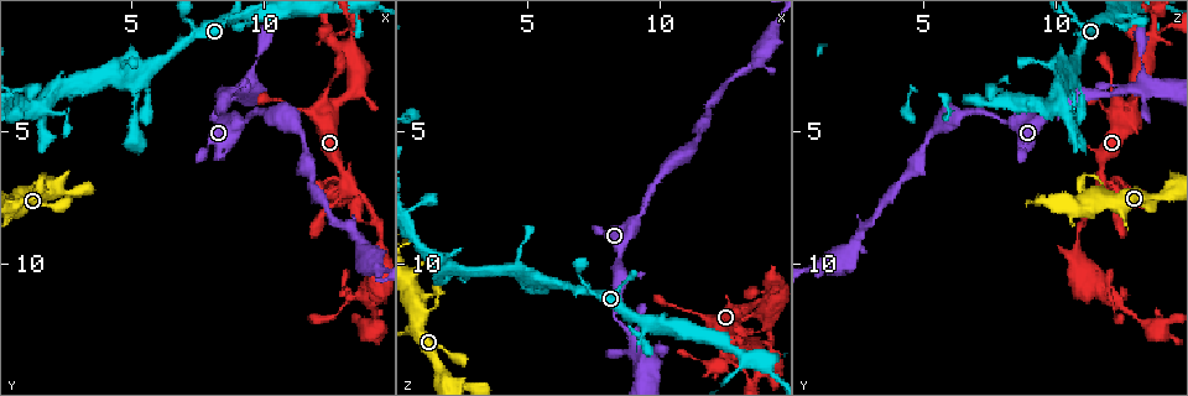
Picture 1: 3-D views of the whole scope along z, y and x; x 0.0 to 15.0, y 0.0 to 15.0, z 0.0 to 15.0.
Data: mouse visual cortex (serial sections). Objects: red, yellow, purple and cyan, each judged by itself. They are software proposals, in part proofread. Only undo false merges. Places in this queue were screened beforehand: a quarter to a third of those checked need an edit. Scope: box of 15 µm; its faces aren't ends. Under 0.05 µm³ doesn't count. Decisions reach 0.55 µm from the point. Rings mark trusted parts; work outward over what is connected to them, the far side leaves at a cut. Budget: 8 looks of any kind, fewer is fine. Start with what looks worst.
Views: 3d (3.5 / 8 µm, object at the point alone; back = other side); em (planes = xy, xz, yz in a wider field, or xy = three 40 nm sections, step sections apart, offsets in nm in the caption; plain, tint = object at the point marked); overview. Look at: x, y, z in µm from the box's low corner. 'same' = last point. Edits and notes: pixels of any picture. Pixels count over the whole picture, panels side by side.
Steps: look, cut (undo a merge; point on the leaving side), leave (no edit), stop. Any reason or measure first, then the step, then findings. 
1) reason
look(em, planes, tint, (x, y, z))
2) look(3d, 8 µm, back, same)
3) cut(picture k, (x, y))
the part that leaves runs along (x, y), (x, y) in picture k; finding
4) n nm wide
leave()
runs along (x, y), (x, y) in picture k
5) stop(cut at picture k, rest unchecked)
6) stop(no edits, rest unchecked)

thin neck
look(3d, 3.5 µm, (13.2, 7.0, 11.8))

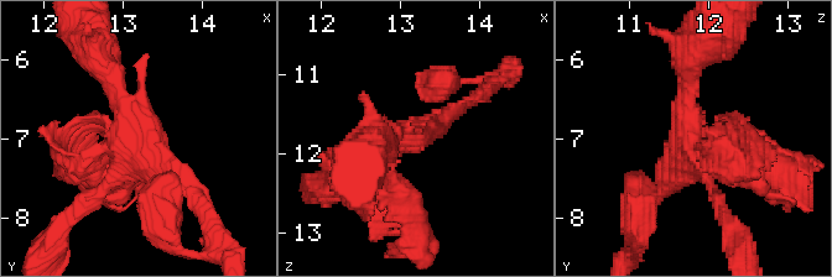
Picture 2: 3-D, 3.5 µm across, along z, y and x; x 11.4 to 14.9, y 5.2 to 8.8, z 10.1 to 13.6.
look(em, xy, step 2, tint, (13.20, 7.05, 11.75))

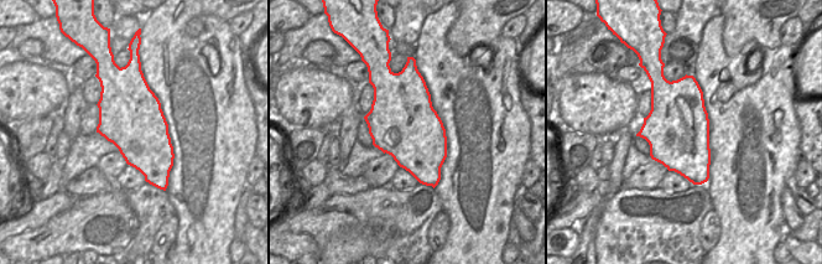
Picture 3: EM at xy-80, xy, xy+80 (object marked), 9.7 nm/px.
cut(picture 2, (81, 123))
the part that leaves runs along (703, 149), (736, 171), (764, 136) in picture 2; a second cell is stuck on

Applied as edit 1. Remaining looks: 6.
look(overview)

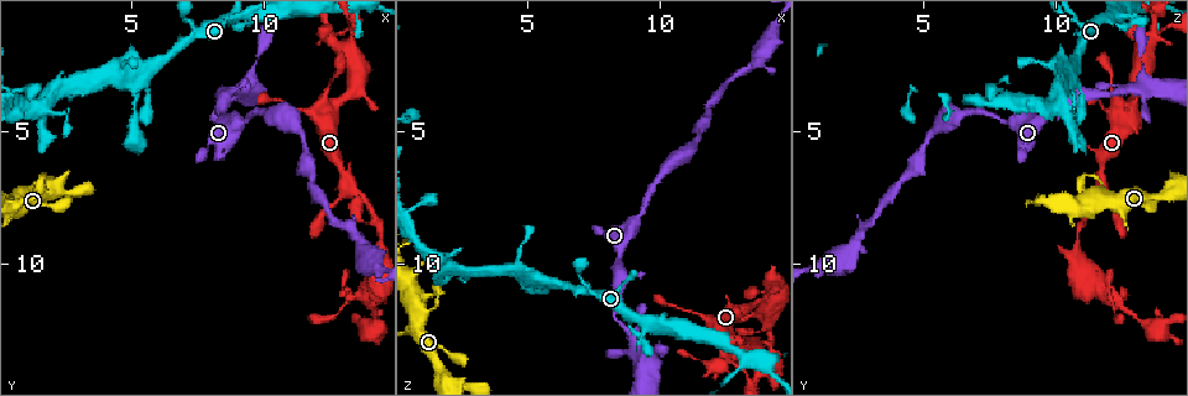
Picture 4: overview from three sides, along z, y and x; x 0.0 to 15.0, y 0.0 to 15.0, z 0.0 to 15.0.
a narrow waist
look(3d, 8 µm, back, (14.2, 8.4, 11.0))

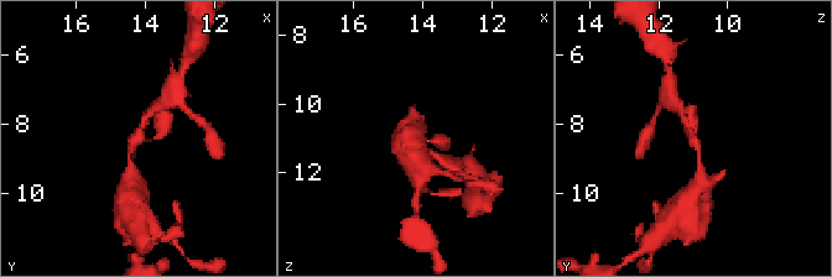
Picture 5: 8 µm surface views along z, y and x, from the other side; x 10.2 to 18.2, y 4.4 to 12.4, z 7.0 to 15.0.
look(3d, 3.5 µm, (14.2, 8.4, 11.1))

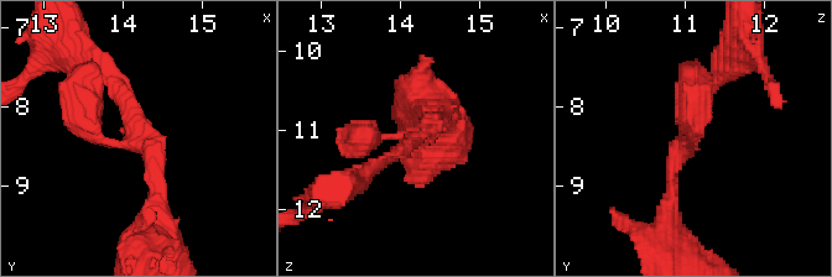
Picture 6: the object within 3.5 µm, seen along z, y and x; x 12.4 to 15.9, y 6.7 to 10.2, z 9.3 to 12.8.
3 arms; arms of 150, 200, 250 nm; shape alone is not enough
look(em, xy, step 2, tint, (14.20, 8.40, 11.05))

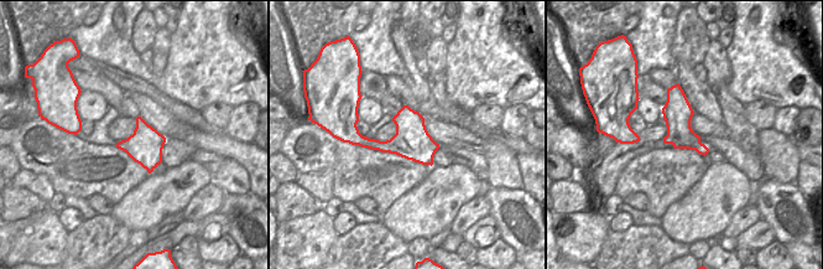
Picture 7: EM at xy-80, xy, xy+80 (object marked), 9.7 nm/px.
leave()
runs along (722, 72), (674, 158), (667, 208) in picture 6; one cell here

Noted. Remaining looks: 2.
calibre changes
look(3d, 3.5 µm, (12.9, 11.6, 12.3))

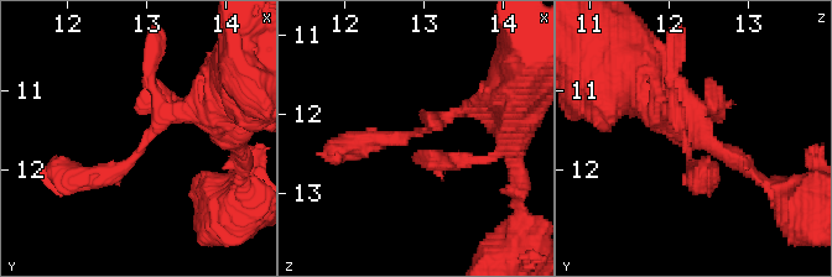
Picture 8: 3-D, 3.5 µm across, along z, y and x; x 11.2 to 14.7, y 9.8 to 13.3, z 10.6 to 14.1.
now the EM
look(em, xy, step 5, tint, (13.00, 11.65, 12.20))

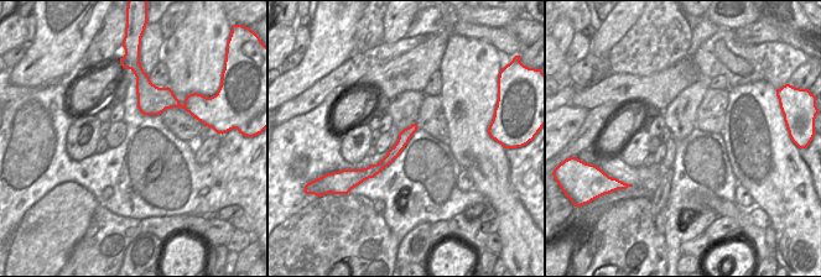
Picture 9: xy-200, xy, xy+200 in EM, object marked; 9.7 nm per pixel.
leave()
runs along (414, 127), (379, 167), (365, 172) in picture 9; one cell here

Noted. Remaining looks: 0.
stop(cut at picture 2, rest unchecked)

